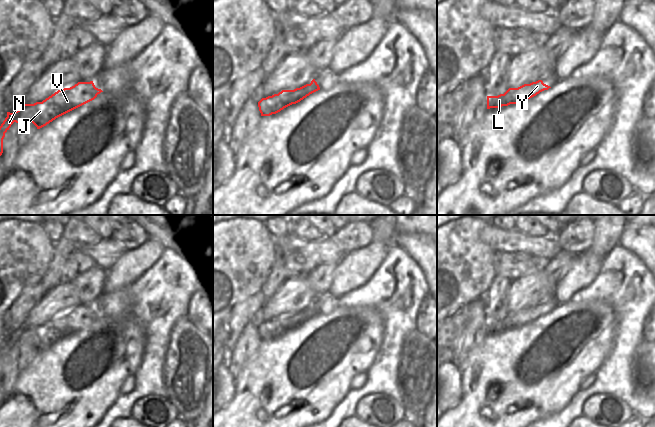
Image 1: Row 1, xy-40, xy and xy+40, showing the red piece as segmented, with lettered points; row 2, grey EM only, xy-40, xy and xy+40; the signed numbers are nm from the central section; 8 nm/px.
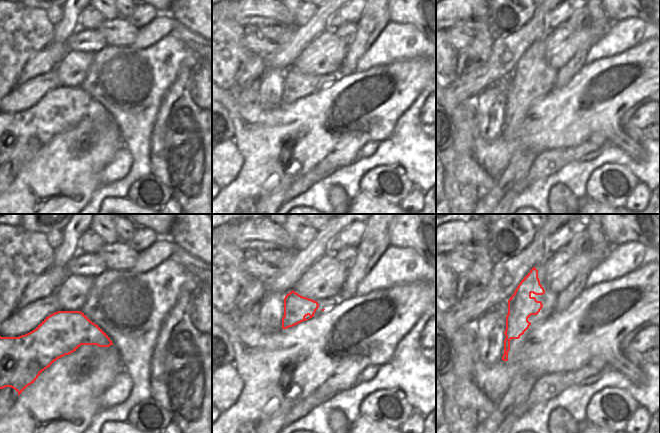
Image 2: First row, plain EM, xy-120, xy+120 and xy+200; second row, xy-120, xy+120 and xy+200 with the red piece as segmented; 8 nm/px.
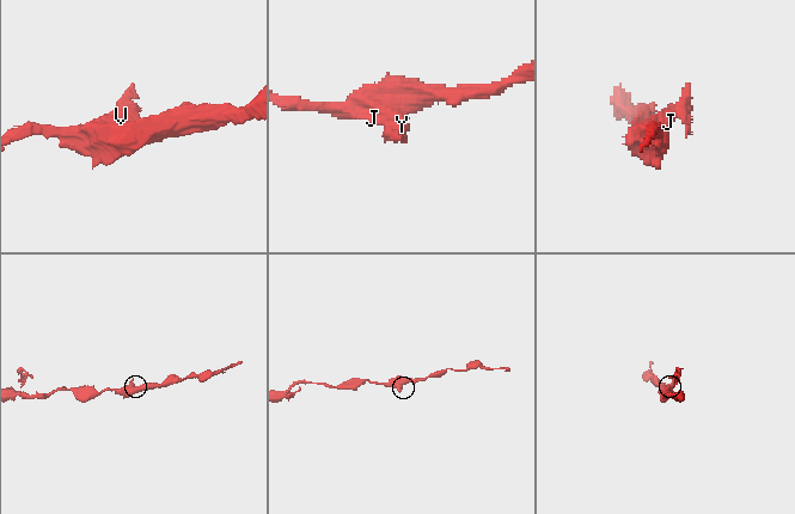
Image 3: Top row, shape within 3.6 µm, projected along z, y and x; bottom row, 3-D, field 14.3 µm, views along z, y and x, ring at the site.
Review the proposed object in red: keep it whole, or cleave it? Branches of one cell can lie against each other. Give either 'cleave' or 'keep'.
keep

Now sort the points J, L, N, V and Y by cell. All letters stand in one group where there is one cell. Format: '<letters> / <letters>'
J L N V Y

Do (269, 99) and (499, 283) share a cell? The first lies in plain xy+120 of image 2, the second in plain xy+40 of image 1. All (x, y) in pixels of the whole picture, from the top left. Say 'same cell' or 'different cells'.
same cell

